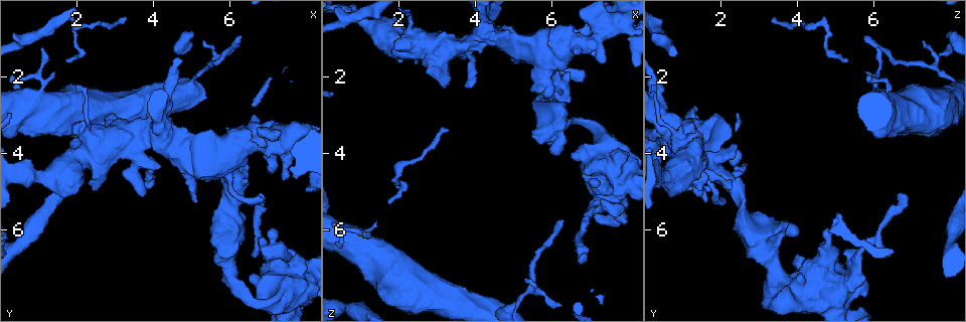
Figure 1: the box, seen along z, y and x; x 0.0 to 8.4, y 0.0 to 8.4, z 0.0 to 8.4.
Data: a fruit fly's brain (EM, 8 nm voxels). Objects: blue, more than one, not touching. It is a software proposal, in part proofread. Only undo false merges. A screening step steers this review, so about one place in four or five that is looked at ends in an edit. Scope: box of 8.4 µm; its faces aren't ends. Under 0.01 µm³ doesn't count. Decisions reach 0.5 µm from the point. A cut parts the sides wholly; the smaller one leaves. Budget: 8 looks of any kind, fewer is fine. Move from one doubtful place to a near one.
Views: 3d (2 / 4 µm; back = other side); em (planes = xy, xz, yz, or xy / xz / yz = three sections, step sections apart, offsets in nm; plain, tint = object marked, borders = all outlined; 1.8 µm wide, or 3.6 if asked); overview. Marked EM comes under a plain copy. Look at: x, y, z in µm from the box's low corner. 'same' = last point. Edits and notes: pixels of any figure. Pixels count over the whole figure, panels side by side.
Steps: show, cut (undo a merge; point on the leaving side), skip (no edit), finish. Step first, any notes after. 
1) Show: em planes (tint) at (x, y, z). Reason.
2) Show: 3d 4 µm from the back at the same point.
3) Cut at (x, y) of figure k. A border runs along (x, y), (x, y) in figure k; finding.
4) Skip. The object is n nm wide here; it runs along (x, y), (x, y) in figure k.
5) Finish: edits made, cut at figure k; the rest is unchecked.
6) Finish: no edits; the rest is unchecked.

Show: 3d 2 µm at (5.40, 1.80, 7.55). Thick turns thin.

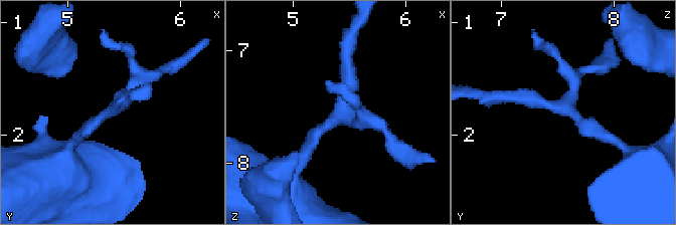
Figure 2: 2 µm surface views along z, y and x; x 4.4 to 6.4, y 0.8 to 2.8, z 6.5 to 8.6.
Show: em xy step 8 (tint) at (5.36, 1.82, 7.62). Shape alone is not enough.

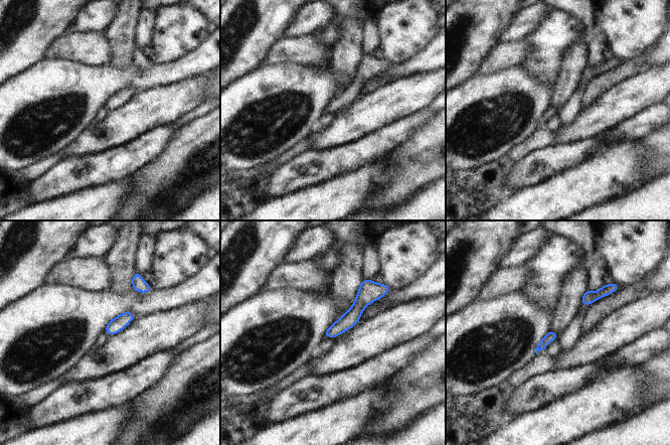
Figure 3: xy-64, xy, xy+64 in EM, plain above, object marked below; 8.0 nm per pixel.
Show: em planes (tint) at the same point.

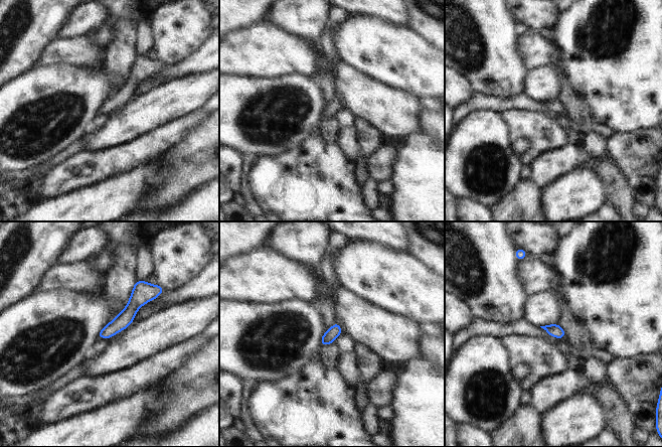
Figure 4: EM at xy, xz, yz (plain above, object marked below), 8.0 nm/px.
Skip. The object is 100 nm wide here; it runs along (138, 283), (132, 308), (100, 335) in figure 4; all the same neuron.

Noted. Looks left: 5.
Show: em planes (tint) at (2.30, 3.45, 0.80). Sudden change in width.

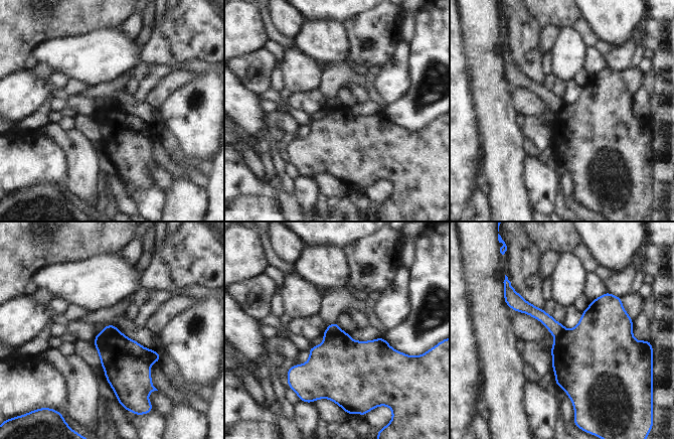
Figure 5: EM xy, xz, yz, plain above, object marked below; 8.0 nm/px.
Cut at (107, 328) of figure 5. The part that leaves runs along (511, 303), (560, 327) in figure 5; two neurons meet here.

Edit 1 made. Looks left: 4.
Show: overview.

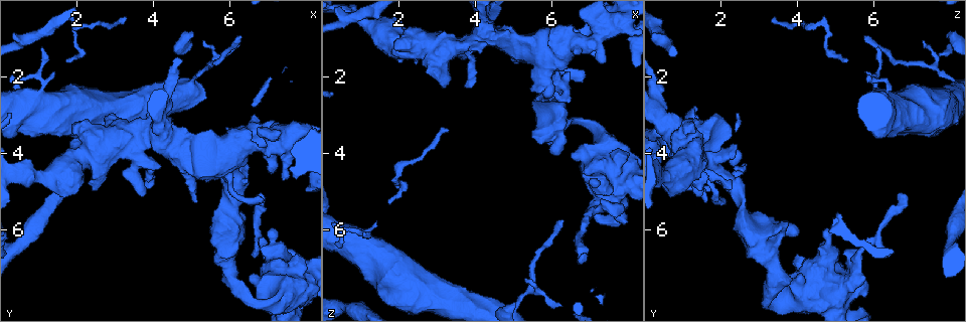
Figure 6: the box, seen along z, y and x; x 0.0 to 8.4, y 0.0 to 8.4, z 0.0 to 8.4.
Show: em planes (borders) at (6.05, 4.75, 2.25). Thick turns thin.

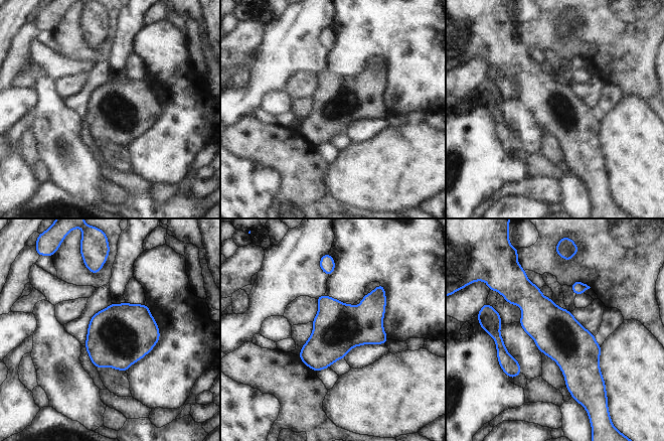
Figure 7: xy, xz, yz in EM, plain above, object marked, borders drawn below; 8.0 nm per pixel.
Skip. Continuous, no second neuron.

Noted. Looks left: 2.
Finish: edits made, cut at figure 5; the rest is unchecked.

